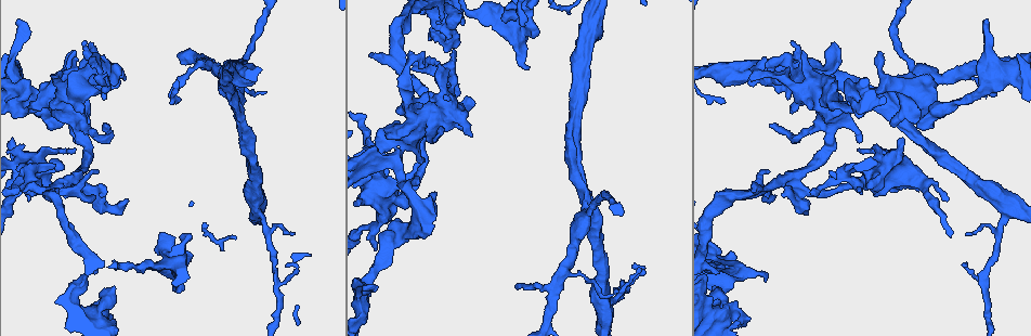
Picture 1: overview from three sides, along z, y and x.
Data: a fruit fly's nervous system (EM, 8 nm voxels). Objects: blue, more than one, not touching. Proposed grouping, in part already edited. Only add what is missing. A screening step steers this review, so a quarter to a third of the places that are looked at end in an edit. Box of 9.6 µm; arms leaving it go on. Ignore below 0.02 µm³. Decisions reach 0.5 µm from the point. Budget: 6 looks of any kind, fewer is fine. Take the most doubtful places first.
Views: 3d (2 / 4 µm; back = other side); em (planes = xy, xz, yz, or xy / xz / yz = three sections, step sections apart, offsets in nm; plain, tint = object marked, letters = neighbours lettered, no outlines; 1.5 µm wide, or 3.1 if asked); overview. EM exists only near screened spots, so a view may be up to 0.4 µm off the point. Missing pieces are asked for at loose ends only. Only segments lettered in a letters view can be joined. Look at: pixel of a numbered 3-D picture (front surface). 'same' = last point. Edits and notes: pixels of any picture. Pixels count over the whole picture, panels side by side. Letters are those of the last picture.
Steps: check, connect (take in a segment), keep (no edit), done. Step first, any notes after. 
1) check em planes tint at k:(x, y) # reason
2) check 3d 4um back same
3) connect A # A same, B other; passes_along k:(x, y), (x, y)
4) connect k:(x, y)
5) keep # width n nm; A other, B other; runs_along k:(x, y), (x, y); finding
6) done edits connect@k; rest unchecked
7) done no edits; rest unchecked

check em planes letters at 1:(364, 285) # branch stops here

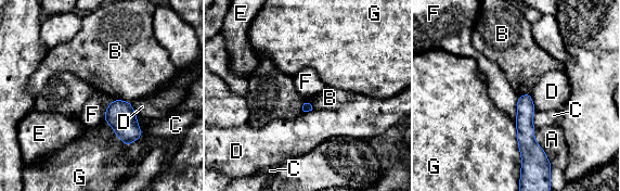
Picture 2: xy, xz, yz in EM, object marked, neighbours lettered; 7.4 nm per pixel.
keep # A other, B other, C other, D other, E other, F other, G other; runs_along 2:(528, 96), (526, 100), (527, 160); no lettered segment goes on from it

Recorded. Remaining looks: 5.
check 3d 4um at 1:(892, 125) # an open end

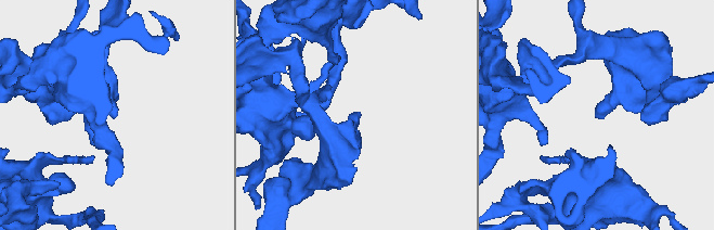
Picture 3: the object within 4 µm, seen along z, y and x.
check em planes letters at 3:(600, 118)

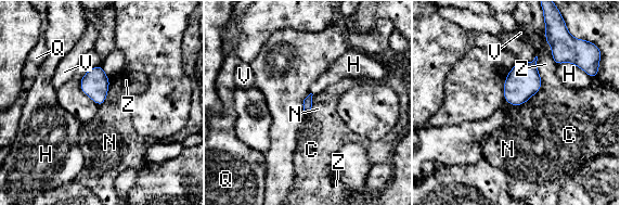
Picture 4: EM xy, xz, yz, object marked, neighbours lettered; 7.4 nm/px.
keep # C other, H other, N other, Q other, V other, Z other; border 4:(528, 100), (514, 106); none of them fits

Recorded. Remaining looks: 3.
check em xy step 4 tint at 1:(419, 181)

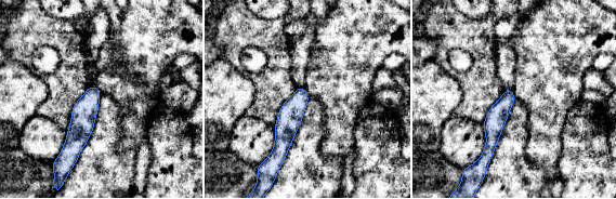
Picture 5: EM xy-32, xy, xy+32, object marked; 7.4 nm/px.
check em planes letters same

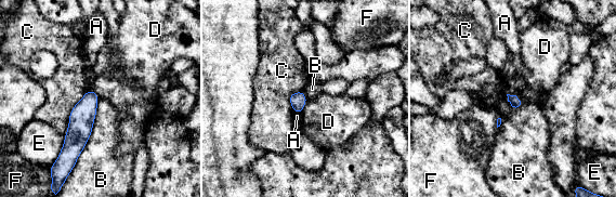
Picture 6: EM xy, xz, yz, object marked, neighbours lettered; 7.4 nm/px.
keep # A other, B other, C other, D other, E other, F other; border 6:(100, 99), (92, 132), (70, 170); none of them fits

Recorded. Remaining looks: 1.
done no edits; rest unchecked

